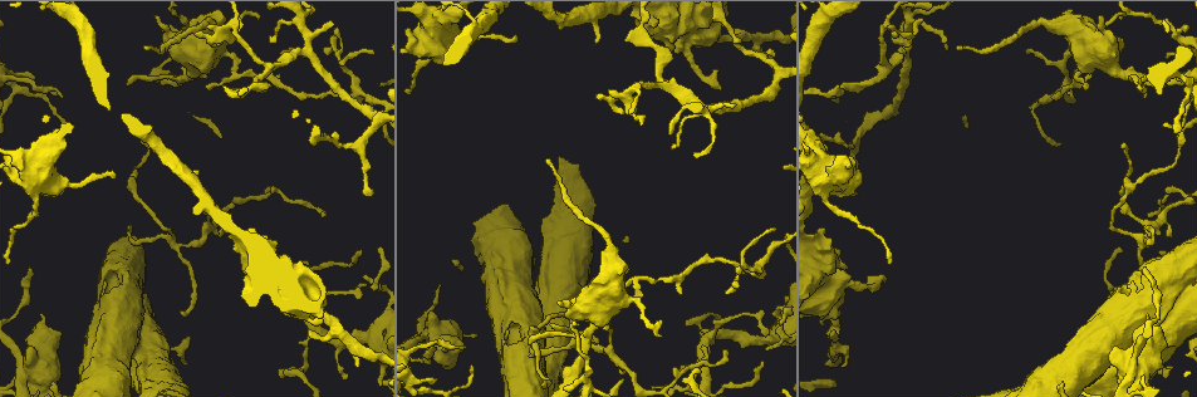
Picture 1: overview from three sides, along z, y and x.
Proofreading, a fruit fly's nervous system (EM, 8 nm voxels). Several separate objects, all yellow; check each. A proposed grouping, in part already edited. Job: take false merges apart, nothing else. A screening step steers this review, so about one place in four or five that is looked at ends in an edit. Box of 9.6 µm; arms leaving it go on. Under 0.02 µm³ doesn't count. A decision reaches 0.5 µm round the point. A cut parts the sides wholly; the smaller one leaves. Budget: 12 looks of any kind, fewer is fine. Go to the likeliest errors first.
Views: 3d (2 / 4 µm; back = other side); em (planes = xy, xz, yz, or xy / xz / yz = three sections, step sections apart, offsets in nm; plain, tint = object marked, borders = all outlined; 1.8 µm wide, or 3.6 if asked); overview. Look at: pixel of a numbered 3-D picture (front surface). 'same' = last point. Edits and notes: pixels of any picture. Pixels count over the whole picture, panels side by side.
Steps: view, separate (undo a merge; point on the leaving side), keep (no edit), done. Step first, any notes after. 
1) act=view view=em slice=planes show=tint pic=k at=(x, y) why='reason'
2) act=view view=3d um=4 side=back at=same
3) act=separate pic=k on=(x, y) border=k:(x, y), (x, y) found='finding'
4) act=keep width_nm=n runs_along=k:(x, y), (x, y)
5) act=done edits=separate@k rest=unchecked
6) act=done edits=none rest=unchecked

act=view view=em slice=yz step=4 show=tint pic=1 at=(722, 336) why='a fork'

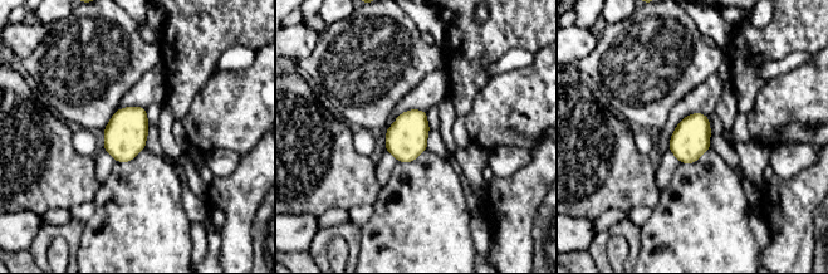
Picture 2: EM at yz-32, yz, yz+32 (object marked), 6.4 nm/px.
act=keep found='all the same neuron'

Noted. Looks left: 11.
act=view view=3d um=2 pic=1 at=(571, 345) why='abrupt turn'

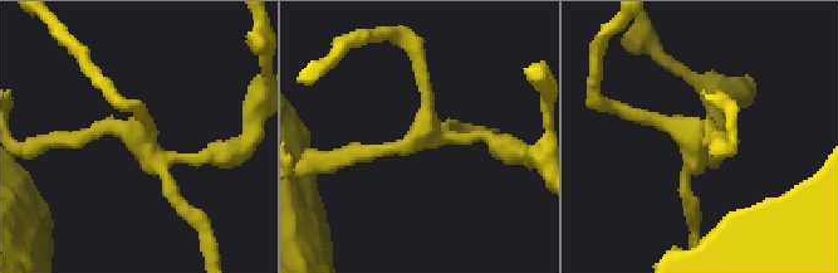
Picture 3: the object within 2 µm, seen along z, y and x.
act=view view=em slice=yz step=16 show=tint pic=3 at=(694, 146)

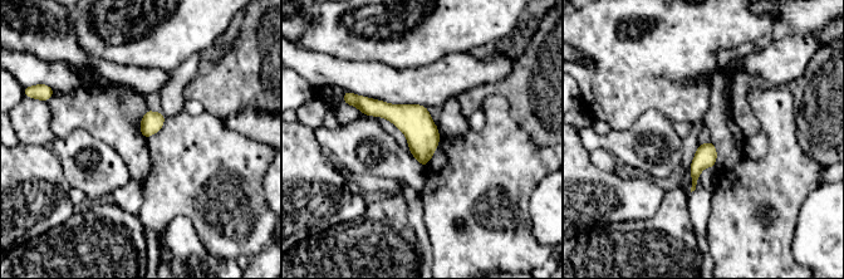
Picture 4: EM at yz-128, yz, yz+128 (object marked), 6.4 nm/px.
act=view view=em slice=planes show=tint at=same why='another direction'

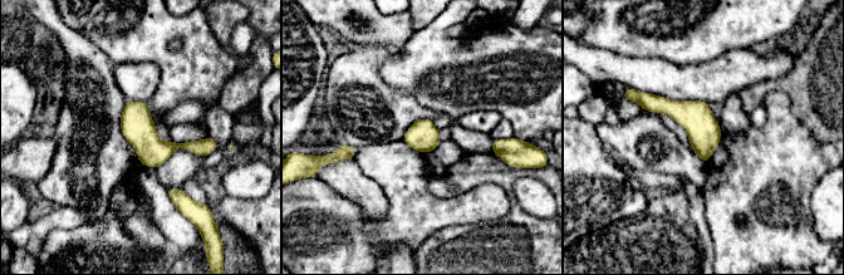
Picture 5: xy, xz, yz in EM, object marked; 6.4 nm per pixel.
act=keep runs_along=5:(127, 107), (160, 146), (214, 145) found='all the same neuron'

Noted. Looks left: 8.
act=view view=3d um=2 pic=1 at=(267, 66) why='three-way junction'

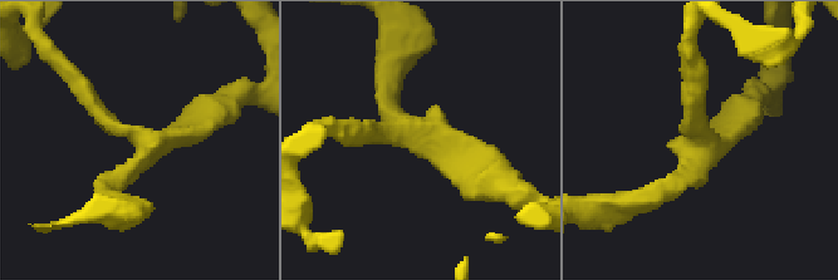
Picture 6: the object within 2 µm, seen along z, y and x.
act=view view=em slice=planes show=tint pic=6 at=(143, 143) arms=3 why='shape alone is not enough'

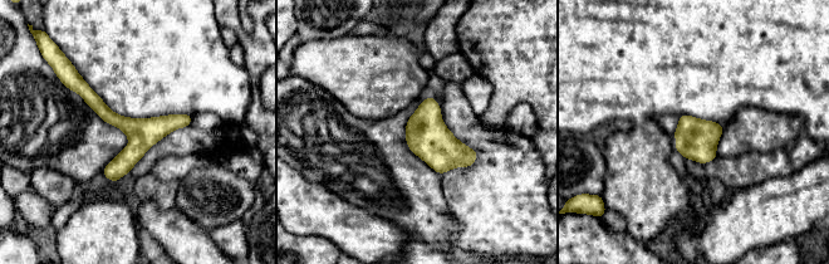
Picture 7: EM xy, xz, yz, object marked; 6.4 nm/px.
act=keep width_nm=190 runs_along=7:(78, 84), (128, 126), (187, 122) found='one neuron here'

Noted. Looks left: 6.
act=view view=3d um=4 pic=1 at=(844, 269) why='abrupt turn'

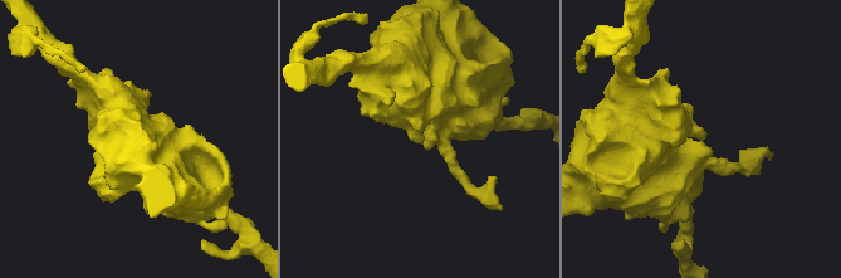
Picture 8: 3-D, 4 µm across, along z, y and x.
act=view view=em slice=planes show=borders pic=8 at=(701, 142) why='shape alone is not enough'

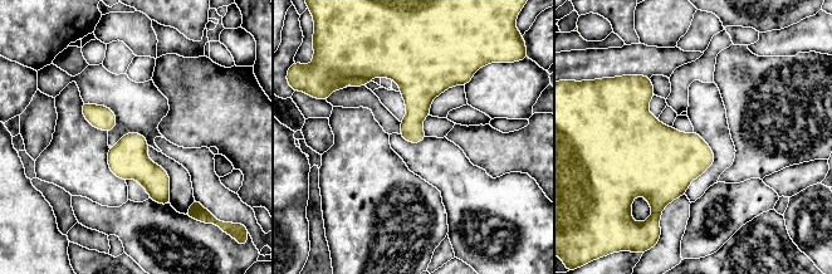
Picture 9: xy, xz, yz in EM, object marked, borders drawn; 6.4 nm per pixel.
act=keep width_nm=140 found='one neuron here'

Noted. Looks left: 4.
act=view view=3d um=4 pic=1 at=(614, 262) why='thick turns thin'

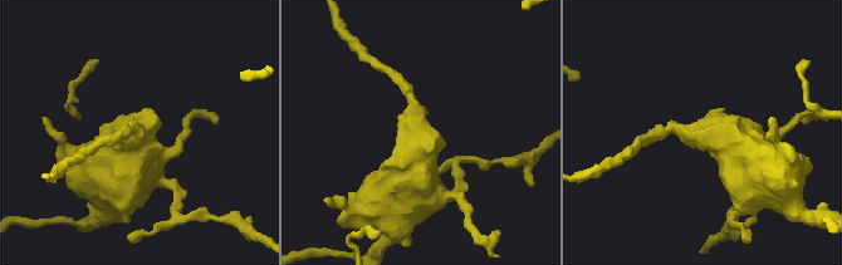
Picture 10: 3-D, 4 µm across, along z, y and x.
act=view view=em um=3.6 slice=xy step=4 show=borders pic=10 at=(416, 132) why='need the tissue'

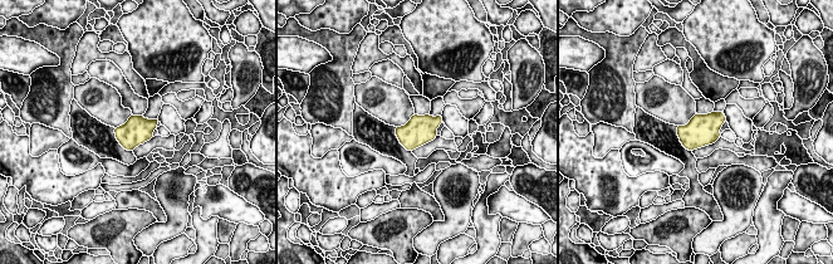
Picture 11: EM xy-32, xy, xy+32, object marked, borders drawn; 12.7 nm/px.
act=keep found='continuous, no second neuron'

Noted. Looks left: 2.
act=done edits=none rest=unchecked

